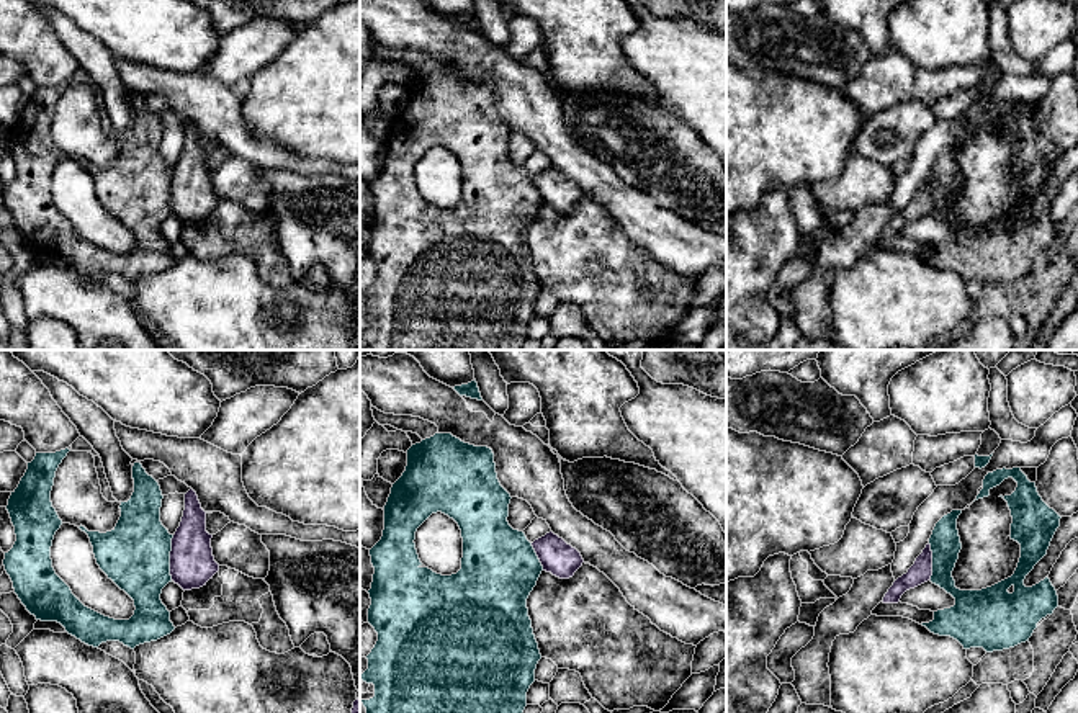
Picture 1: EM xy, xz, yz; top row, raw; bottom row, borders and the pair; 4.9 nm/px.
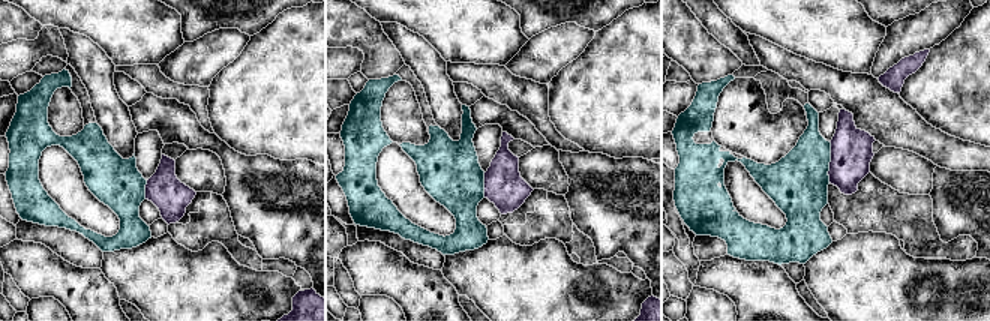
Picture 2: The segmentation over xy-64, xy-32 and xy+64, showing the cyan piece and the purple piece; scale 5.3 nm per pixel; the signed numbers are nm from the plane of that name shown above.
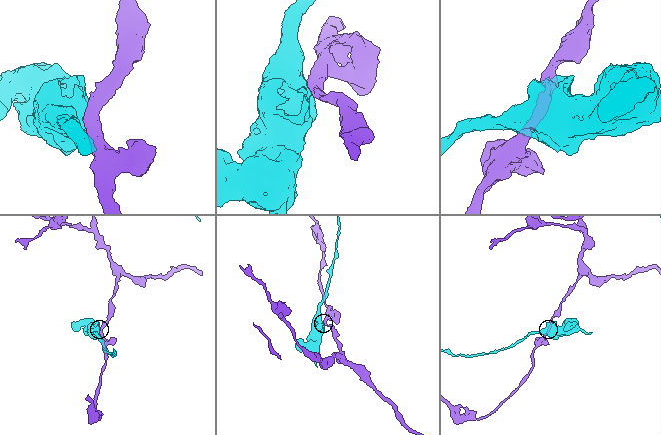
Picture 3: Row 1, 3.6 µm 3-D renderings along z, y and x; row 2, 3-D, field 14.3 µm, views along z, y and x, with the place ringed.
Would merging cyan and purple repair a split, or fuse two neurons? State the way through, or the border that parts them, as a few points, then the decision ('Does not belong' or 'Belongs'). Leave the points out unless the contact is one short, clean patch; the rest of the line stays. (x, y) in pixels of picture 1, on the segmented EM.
Boundary: xy (174, 535), (170, 579). Does not belong

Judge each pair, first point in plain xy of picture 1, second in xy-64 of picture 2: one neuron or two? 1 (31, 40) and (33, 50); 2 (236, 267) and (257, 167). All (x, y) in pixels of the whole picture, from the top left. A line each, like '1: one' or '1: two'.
1: two
2: two

